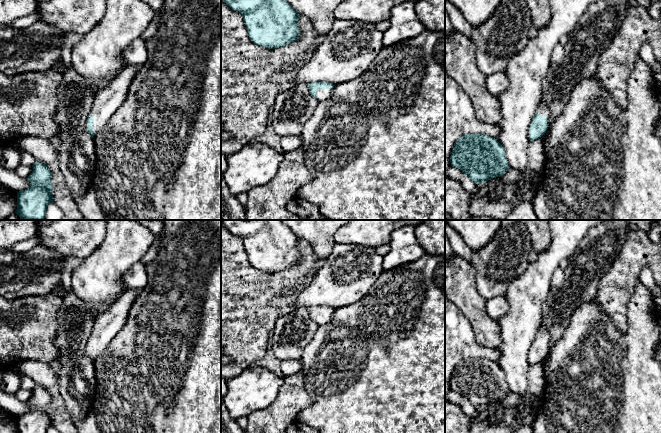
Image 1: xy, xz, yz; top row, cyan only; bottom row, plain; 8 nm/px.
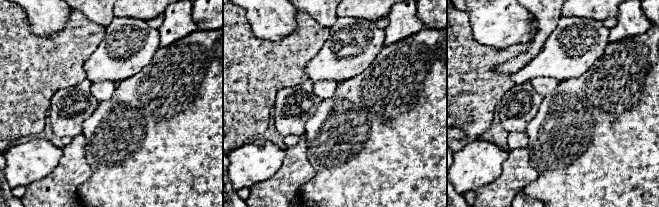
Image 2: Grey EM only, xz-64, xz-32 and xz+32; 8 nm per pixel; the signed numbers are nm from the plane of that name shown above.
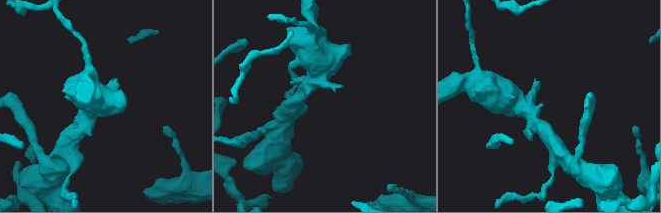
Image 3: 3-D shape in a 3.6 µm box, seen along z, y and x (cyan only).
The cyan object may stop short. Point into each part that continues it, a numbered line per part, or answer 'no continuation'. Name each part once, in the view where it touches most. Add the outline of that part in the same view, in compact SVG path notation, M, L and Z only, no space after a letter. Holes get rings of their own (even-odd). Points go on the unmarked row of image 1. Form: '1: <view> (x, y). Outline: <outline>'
1: xy (106, 327). Outline: M142 289L126 291L109 311L96 319L89 337L94 340L94 358L103 354L110 341L125 325L130 308L141 292Z

